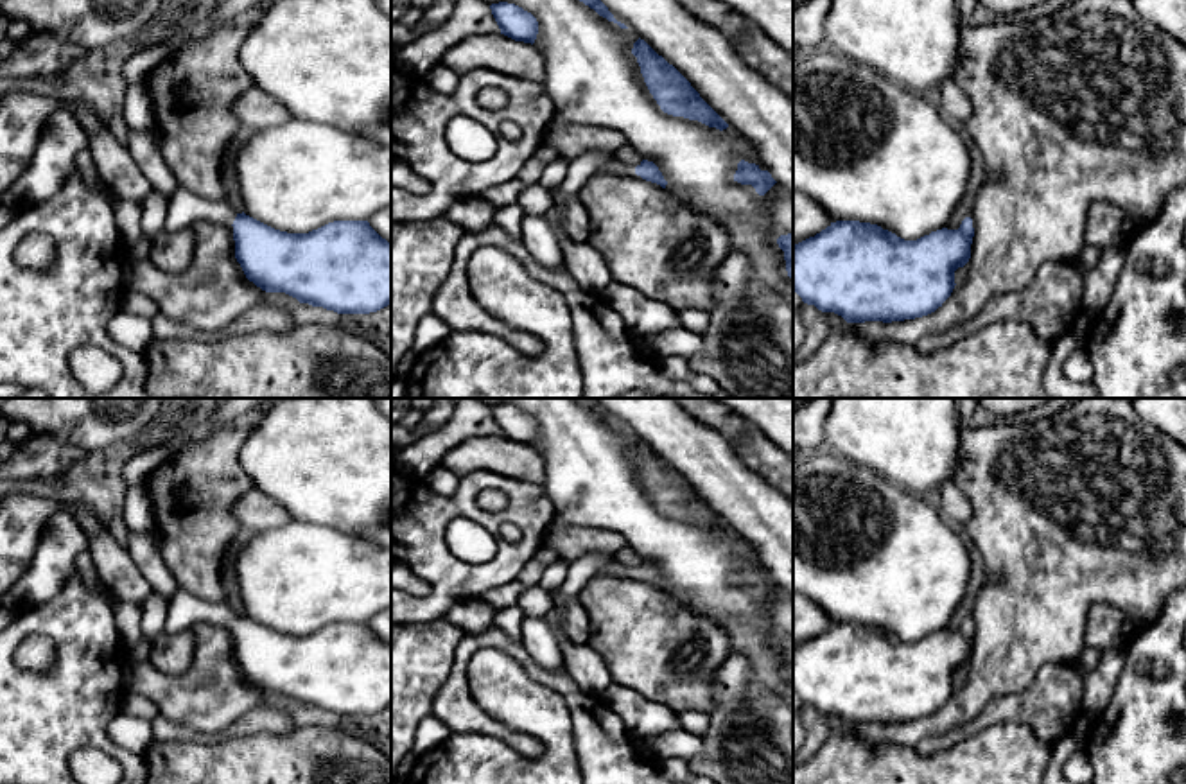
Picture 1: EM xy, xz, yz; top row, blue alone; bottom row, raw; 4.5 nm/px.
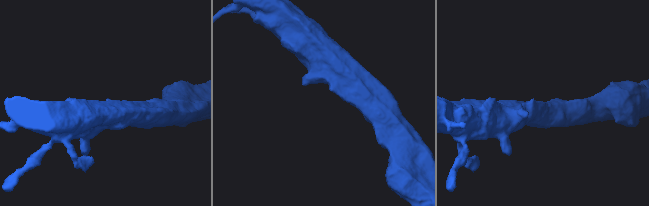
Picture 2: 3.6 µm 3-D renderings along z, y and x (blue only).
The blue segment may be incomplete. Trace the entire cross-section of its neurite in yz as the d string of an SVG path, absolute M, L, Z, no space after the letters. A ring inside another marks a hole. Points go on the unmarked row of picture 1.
M972 621L958 632L937 632L917 642L904 642L877 626L836 623L825 632L793 646L793 693L804 705L834 714L847 725L904 723L935 714L955 691L955 673L971 660Z

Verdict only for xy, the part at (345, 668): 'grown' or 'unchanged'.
grown

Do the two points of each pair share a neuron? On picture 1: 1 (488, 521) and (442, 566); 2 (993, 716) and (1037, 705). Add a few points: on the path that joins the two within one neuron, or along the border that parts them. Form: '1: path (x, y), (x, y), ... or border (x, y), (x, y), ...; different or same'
1: path (467, 512), (453, 512), (436, 528), (436, 544); same
2: path (1003, 711), (1027, 707); same

